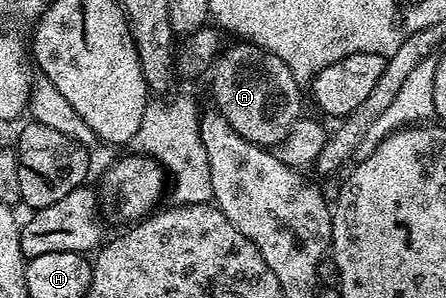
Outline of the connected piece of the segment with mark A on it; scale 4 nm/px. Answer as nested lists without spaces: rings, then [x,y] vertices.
[[[239,43],[236,49],[224,48],[215,58],[210,75],[214,108],[237,135],[254,145],[279,147],[304,112],[301,83],[293,71],[275,53],[266,53],[256,45]]]

